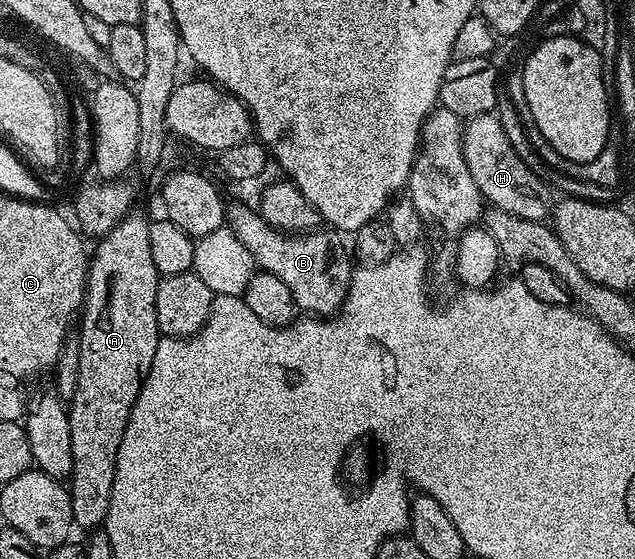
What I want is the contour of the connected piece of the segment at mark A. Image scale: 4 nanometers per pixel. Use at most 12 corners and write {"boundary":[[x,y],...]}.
{"boundary":[[149,219],[95,243],[66,406],[73,523],[103,527],[162,337]]}

